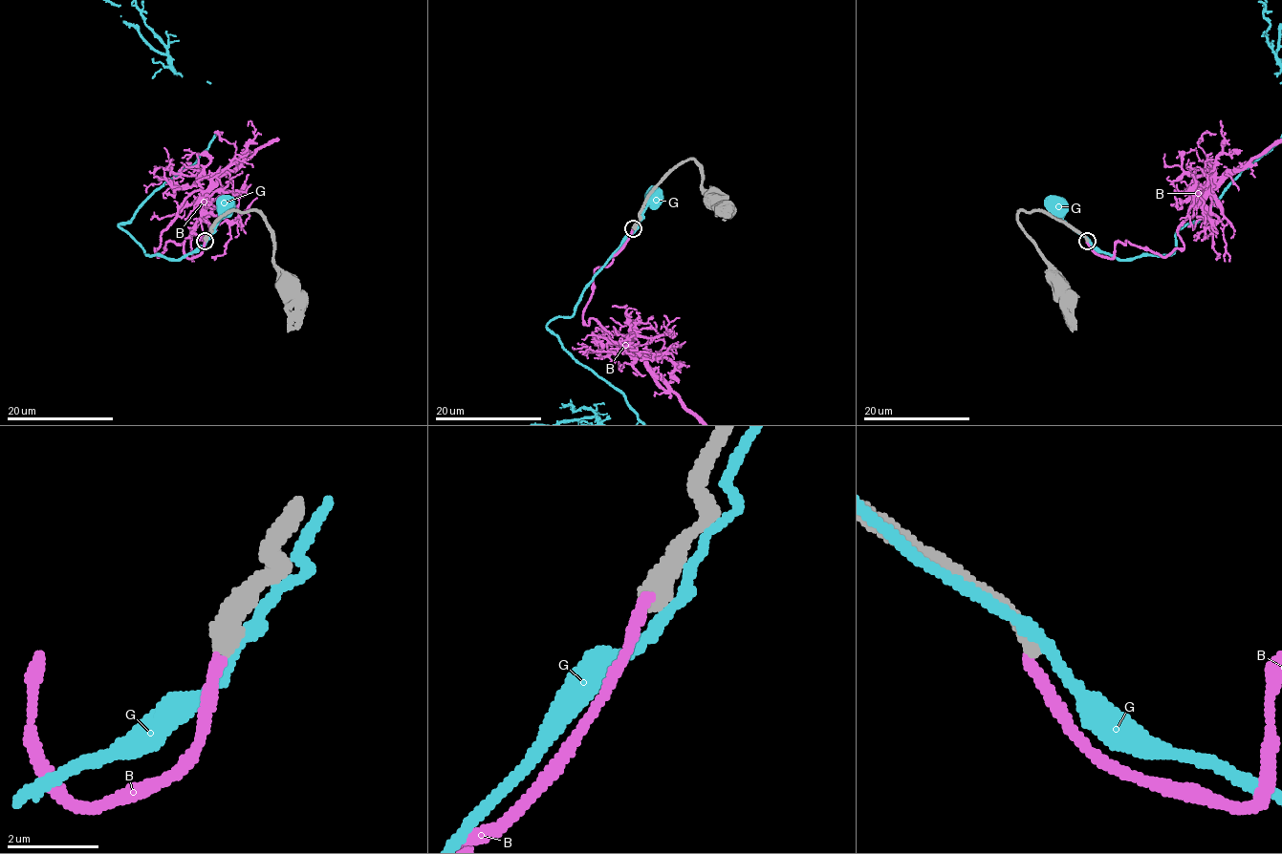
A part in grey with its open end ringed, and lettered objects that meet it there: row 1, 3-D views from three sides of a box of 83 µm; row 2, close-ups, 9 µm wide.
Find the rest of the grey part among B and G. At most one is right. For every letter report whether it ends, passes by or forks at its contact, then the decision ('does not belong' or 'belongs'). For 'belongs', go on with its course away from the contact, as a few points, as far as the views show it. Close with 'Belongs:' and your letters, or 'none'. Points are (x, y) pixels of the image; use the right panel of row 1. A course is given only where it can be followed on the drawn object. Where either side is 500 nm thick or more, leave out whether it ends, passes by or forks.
B: it ends | does not belong
G: it passes by | does not belong
Belongs: none

